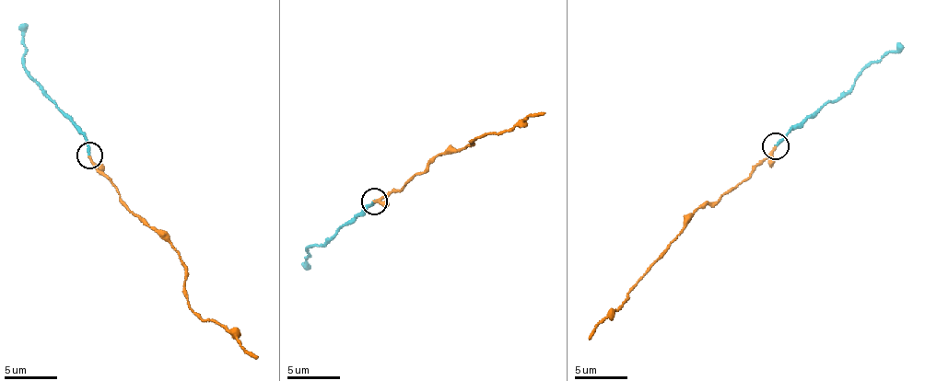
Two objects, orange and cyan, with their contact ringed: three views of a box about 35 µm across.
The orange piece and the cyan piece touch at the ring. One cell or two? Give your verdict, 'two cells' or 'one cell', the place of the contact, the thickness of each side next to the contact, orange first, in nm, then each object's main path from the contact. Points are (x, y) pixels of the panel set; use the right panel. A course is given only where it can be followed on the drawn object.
one cell | (776, 145) | 180/200 nm | orange via (776, 144), (735, 187), (691, 216), (635, 284), (628, 300), (609, 311), (590, 340) | cyan via (776, 144), (825, 103), (841, 98), (866, 66), (903, 48)

